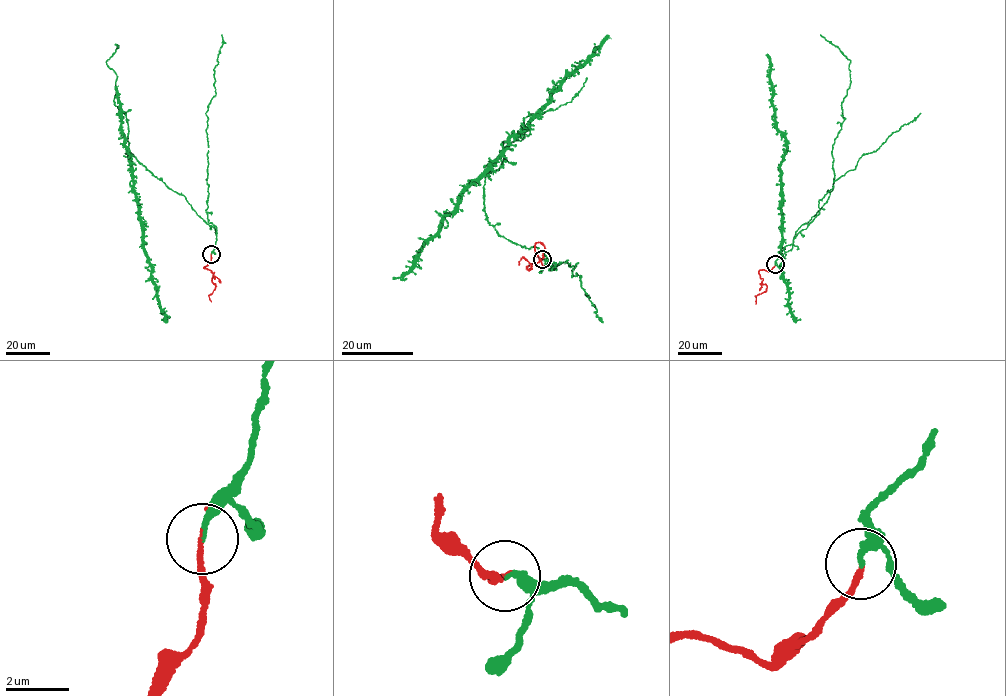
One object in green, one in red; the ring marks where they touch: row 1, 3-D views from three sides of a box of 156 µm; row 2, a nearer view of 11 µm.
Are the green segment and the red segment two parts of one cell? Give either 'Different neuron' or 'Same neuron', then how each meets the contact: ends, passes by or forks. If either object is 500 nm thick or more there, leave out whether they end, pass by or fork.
Same neuron. At the ring green ends. At the ring red ends

